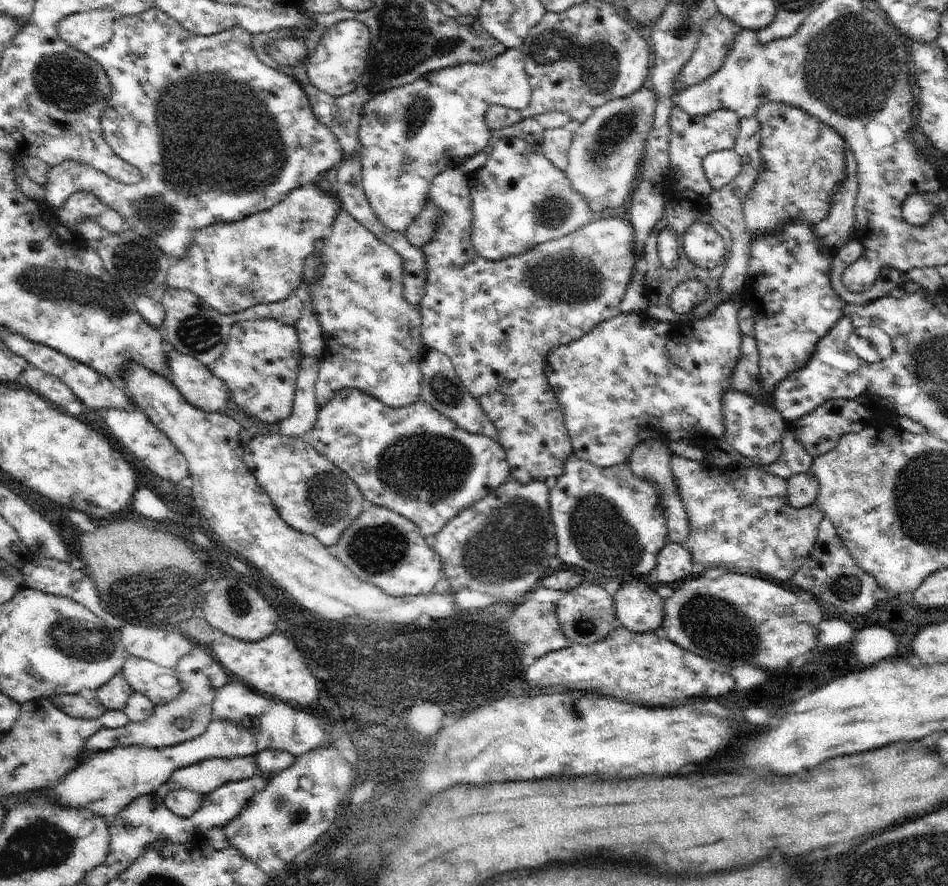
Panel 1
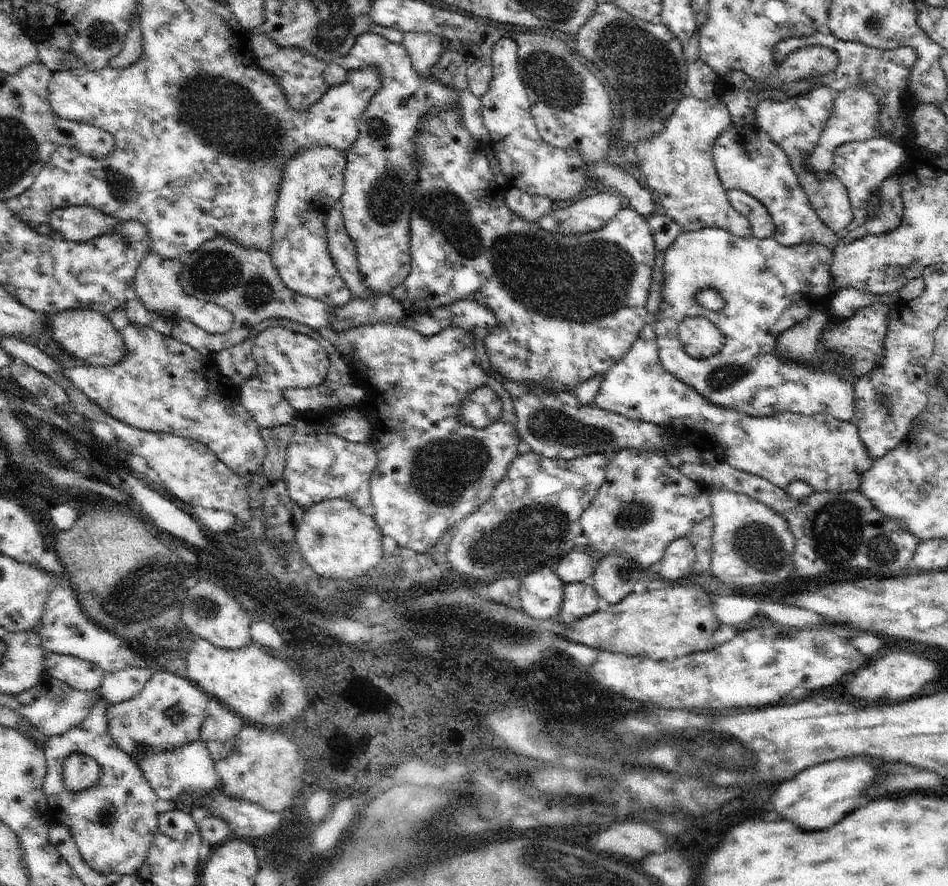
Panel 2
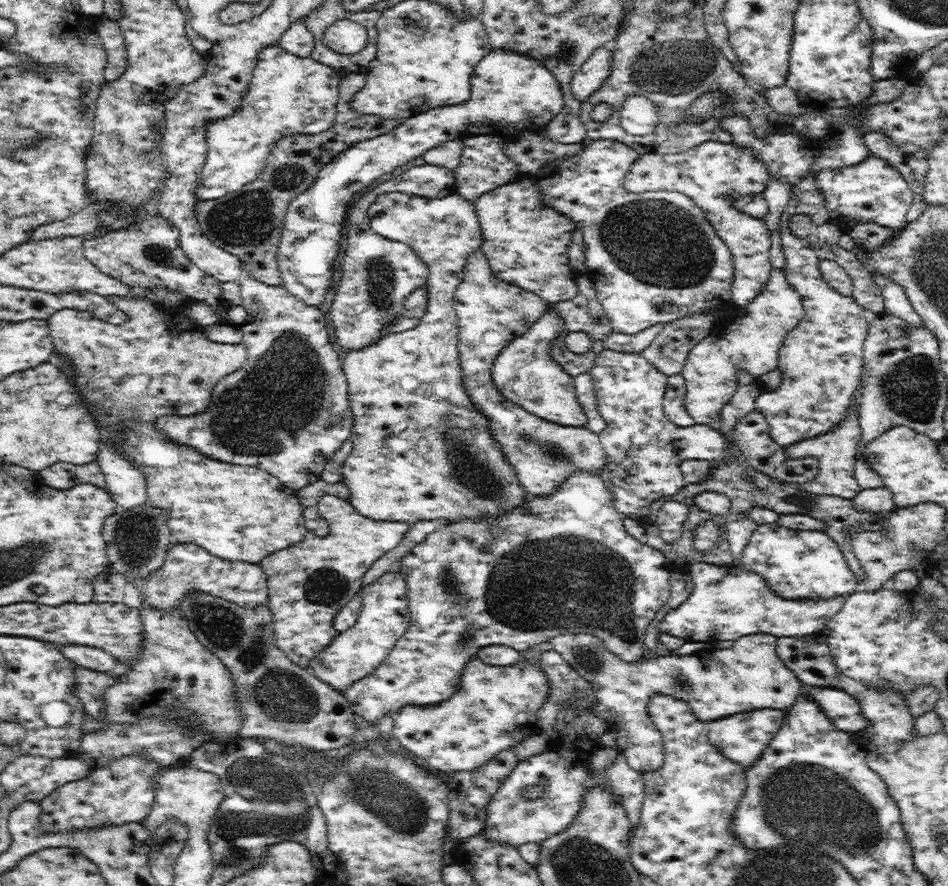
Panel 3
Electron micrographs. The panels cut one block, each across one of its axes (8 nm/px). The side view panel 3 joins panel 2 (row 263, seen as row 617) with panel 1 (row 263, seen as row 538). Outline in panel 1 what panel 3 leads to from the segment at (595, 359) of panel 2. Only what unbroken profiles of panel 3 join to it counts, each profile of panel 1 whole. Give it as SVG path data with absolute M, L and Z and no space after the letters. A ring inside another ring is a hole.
M441 172L431 184L431 204L437 208L441 222L433 238L421 246L425 258L423 296L417 302L421 316L423 346L439 350L455 366L467 394L479 402L499 436L495 442L505 448L509 470L515 482L545 482L545 478L559 478L563 466L573 458L569 430L563 426L563 408L559 406L553 388L545 376L545 358L559 346L569 346L597 324L621 314L621 300L633 282L635 258L635 228L627 220L625 210L605 214L601 220L559 238L525 250L523 254L503 258L501 262L483 260L471 246L471 186L465 172Z

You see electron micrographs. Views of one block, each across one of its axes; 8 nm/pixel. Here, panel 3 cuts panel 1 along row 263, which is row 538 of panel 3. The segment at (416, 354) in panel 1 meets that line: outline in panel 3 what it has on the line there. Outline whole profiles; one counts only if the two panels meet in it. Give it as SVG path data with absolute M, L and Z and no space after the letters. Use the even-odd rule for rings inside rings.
M321 496L317 510L329 524L327 536L307 532L303 542L273 552L259 562L267 578L273 648L301 670L307 670L309 662L339 634L333 628L333 618L361 590L361 578L369 566L393 550L409 530L409 524L403 522L365 518L337 496Z

